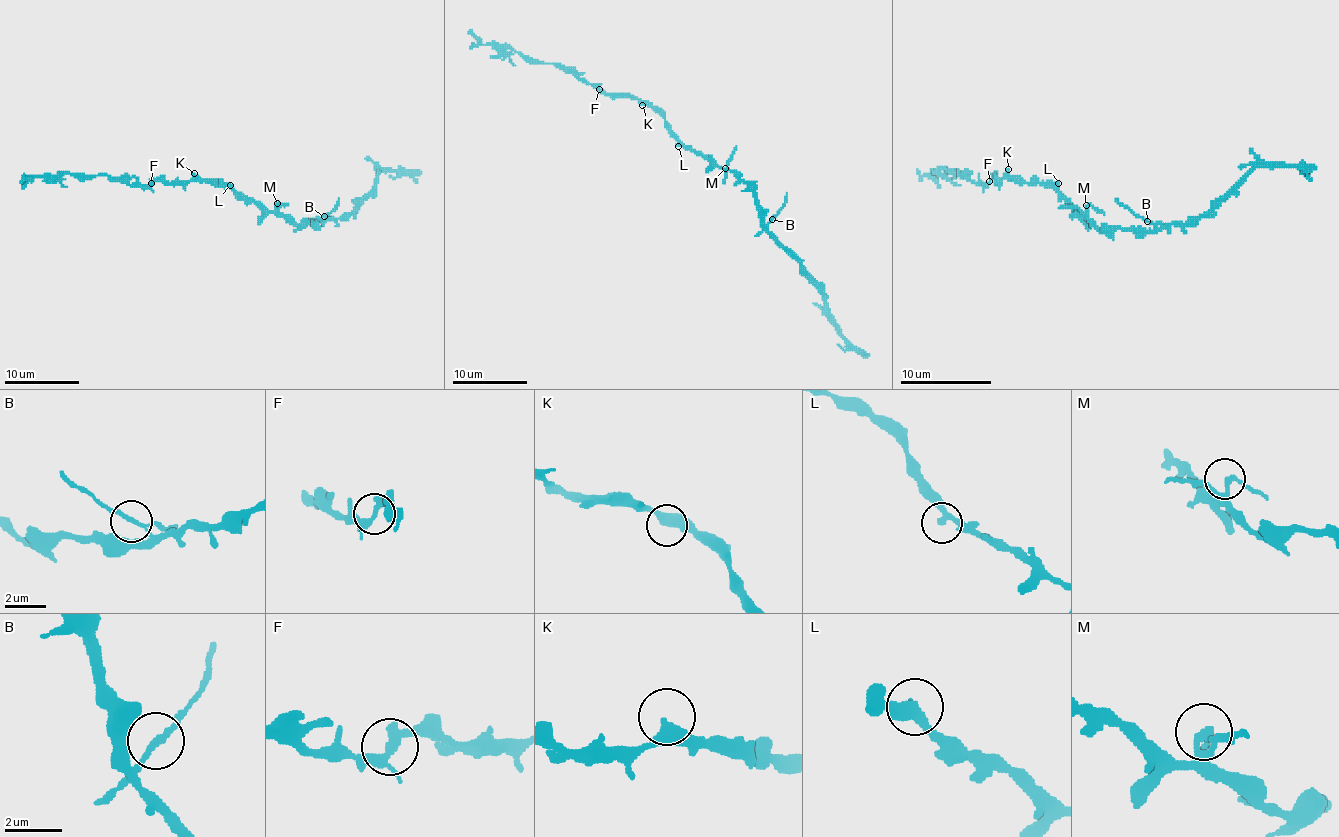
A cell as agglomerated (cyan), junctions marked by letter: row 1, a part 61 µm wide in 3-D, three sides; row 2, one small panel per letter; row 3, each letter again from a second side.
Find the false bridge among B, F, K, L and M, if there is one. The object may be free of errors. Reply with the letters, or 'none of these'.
none of these

